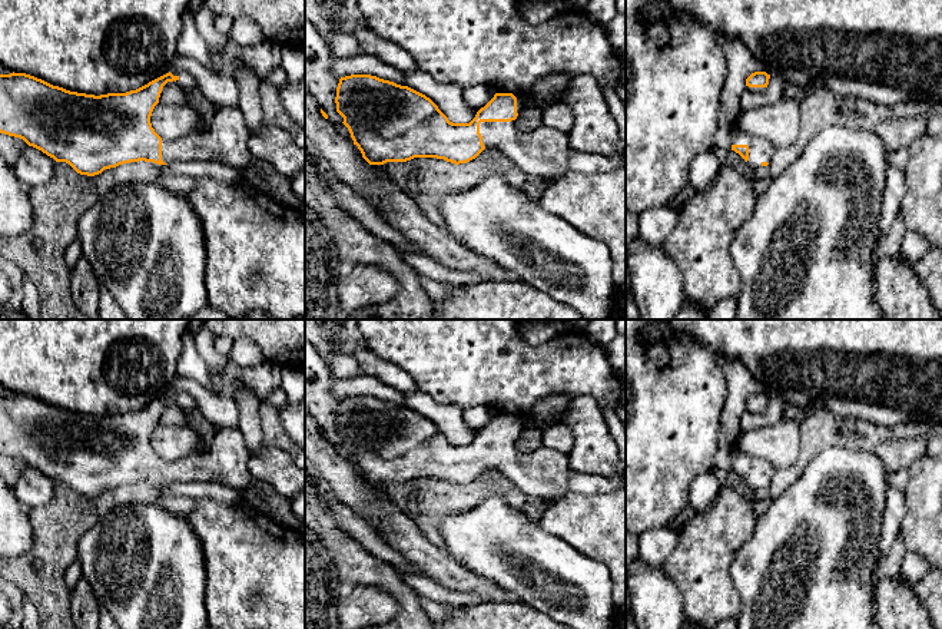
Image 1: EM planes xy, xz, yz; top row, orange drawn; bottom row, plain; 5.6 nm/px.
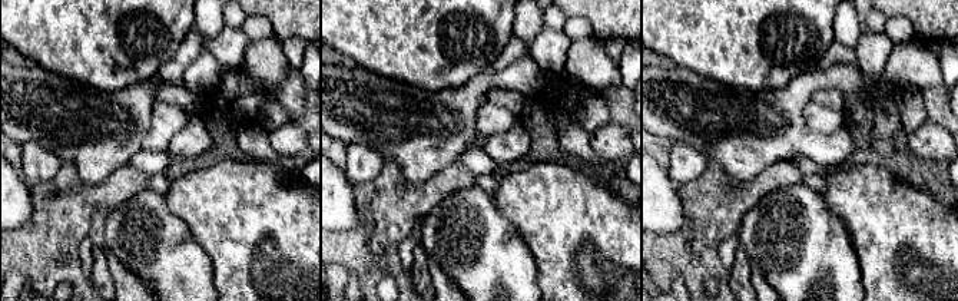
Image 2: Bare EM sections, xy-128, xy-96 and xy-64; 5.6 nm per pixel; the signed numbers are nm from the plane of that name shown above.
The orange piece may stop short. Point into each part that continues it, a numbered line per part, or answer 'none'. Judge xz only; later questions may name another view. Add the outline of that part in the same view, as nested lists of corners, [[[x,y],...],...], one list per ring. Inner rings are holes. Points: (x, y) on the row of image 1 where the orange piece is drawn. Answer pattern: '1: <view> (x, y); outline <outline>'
1: xz (544, 152); outline [[[515,120],[481,122],[480,133],[485,149],[502,152],[525,176],[557,179],[568,172],[568,135],[554,128],[543,125],[531,132],[521,132]]]

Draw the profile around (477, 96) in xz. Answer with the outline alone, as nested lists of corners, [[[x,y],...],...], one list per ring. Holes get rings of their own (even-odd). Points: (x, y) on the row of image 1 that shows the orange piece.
[[[474,85],[471,87],[462,89],[464,100],[467,102],[468,106],[477,110],[484,107],[494,97],[494,95],[495,95],[494,89],[485,85]]]

